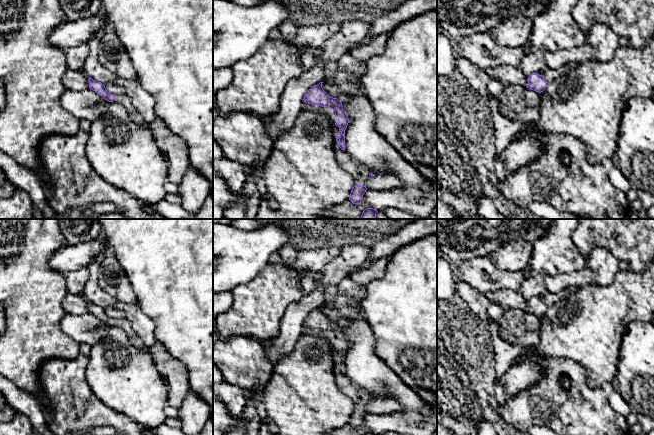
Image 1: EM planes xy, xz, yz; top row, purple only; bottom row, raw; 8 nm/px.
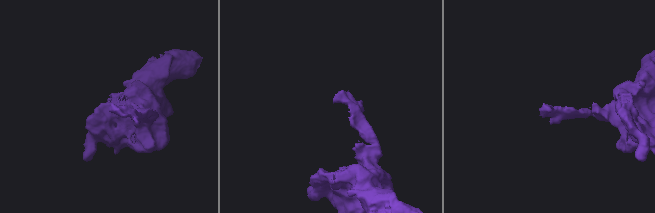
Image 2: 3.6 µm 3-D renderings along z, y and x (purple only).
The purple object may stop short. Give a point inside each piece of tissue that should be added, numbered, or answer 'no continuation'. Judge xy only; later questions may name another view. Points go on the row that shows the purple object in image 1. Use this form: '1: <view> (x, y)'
1: xy (136, 117)

